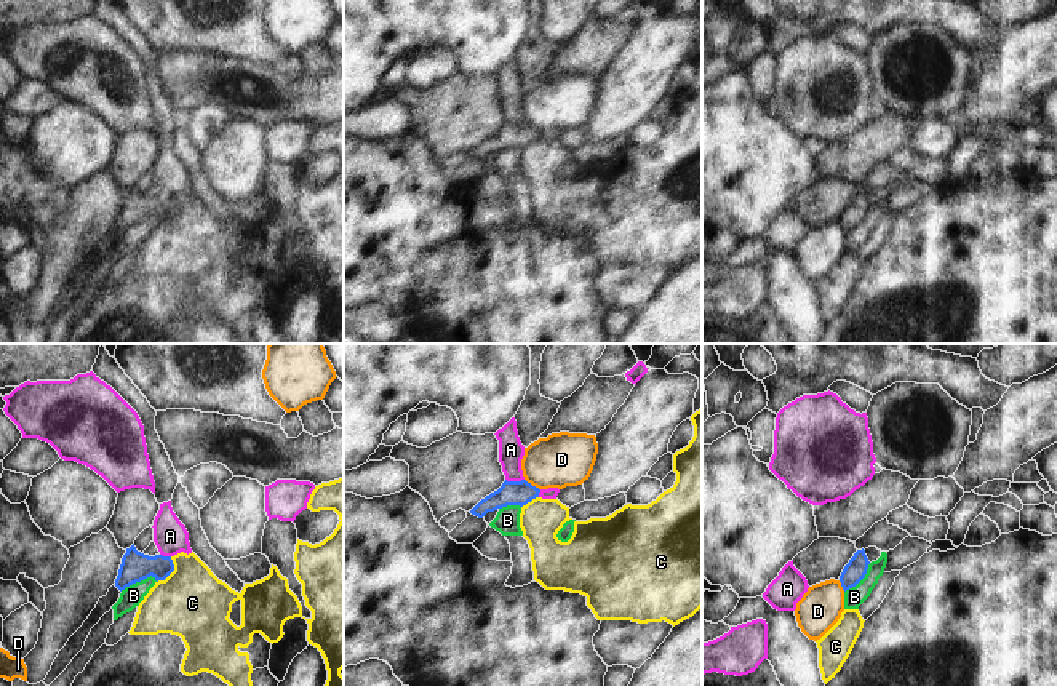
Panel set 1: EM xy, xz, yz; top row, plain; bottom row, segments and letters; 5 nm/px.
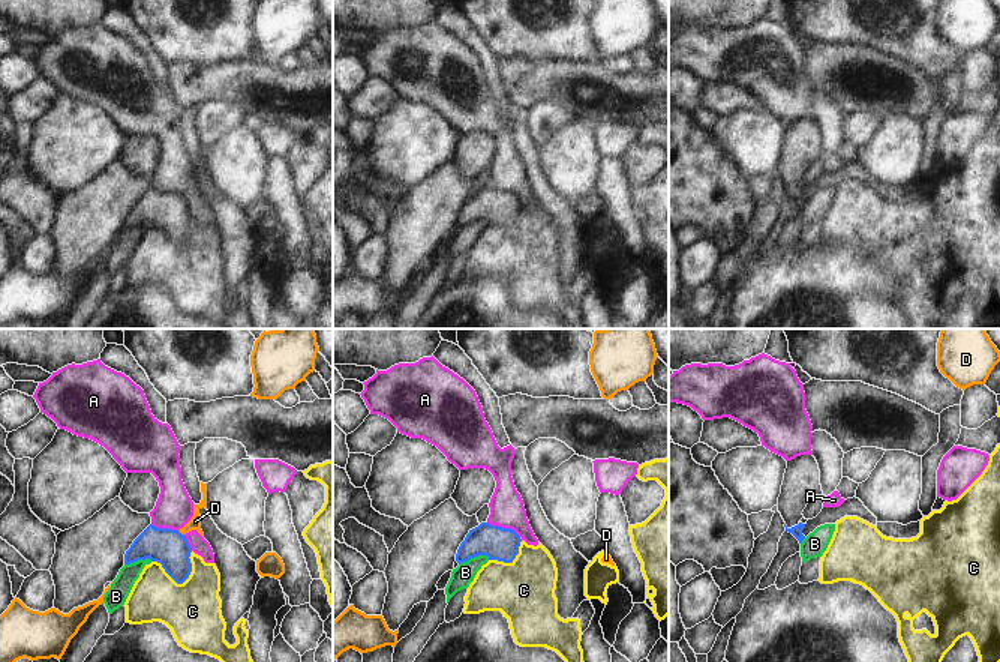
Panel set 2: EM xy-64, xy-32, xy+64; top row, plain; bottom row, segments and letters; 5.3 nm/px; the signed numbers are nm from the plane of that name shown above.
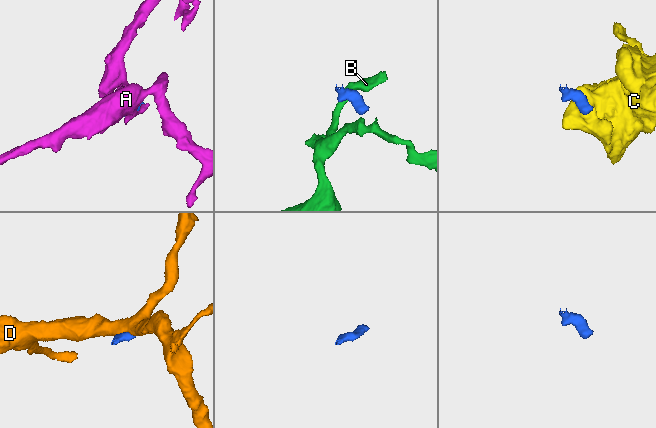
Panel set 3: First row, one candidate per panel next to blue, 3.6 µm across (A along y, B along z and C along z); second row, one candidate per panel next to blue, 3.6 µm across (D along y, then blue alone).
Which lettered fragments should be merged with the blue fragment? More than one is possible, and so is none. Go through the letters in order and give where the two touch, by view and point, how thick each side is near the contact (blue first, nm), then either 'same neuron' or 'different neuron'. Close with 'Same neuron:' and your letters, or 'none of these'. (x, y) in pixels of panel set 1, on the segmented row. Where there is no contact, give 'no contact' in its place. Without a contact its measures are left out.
A: xz (515, 482) | 130/130 nm | different neuron
B: xy (138, 581) | 150/100 nm | different neuron
C: xy (171, 571) | 150/360 nm | different neuron
D: xz (531, 485) | 130/280 nm | different neuron
Same neuron: none of these

